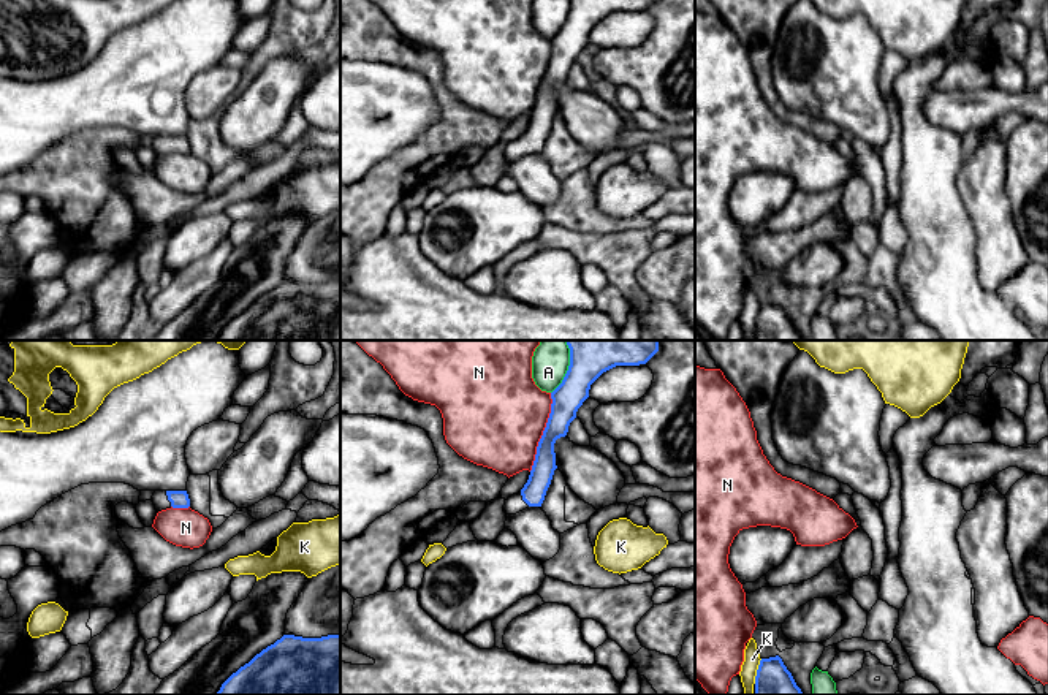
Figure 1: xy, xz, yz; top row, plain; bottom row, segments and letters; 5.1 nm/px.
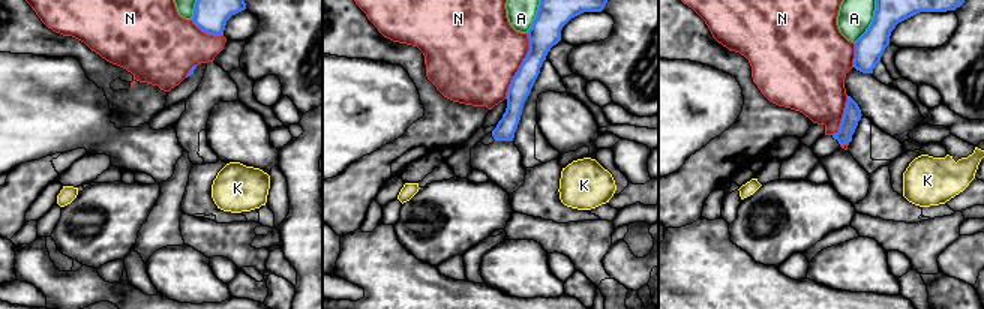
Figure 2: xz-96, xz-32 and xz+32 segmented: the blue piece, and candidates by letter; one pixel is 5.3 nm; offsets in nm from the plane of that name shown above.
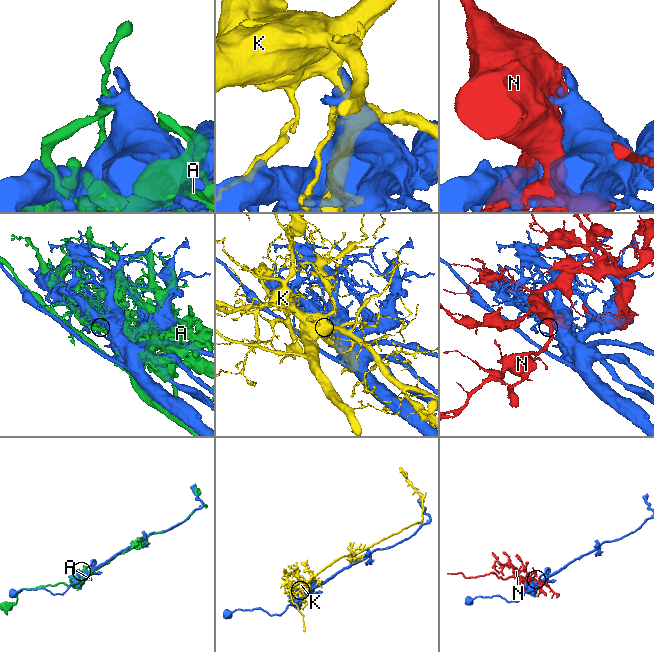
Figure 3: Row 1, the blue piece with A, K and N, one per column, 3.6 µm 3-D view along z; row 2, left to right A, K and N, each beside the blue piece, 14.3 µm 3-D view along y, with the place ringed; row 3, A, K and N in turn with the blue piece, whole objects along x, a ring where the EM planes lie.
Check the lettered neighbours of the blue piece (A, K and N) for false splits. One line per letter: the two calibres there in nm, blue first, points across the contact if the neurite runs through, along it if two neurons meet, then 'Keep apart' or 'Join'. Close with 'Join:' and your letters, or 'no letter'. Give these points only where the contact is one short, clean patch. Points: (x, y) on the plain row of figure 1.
A: Thickness 160 nm (blue) against 170 nm. Keep apart
K: Thickness 220 nm (blue) against 90 nm. Keep apart
N: Thickness 160 nm (blue) against 500 nm. Keep apart
Join: no letter

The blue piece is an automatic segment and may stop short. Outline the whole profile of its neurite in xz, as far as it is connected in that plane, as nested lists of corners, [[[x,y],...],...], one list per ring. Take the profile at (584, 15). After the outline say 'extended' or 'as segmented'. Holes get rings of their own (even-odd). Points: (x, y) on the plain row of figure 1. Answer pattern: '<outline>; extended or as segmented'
[[[570,0],[562,28],[551,38],[551,59],[537,92],[535,106],[524,133],[505,146],[507,160],[541,152],[556,111],[554,89],[565,82],[578,54],[589,43],[590,30],[616,11],[646,9],[654,0]]]; extended

